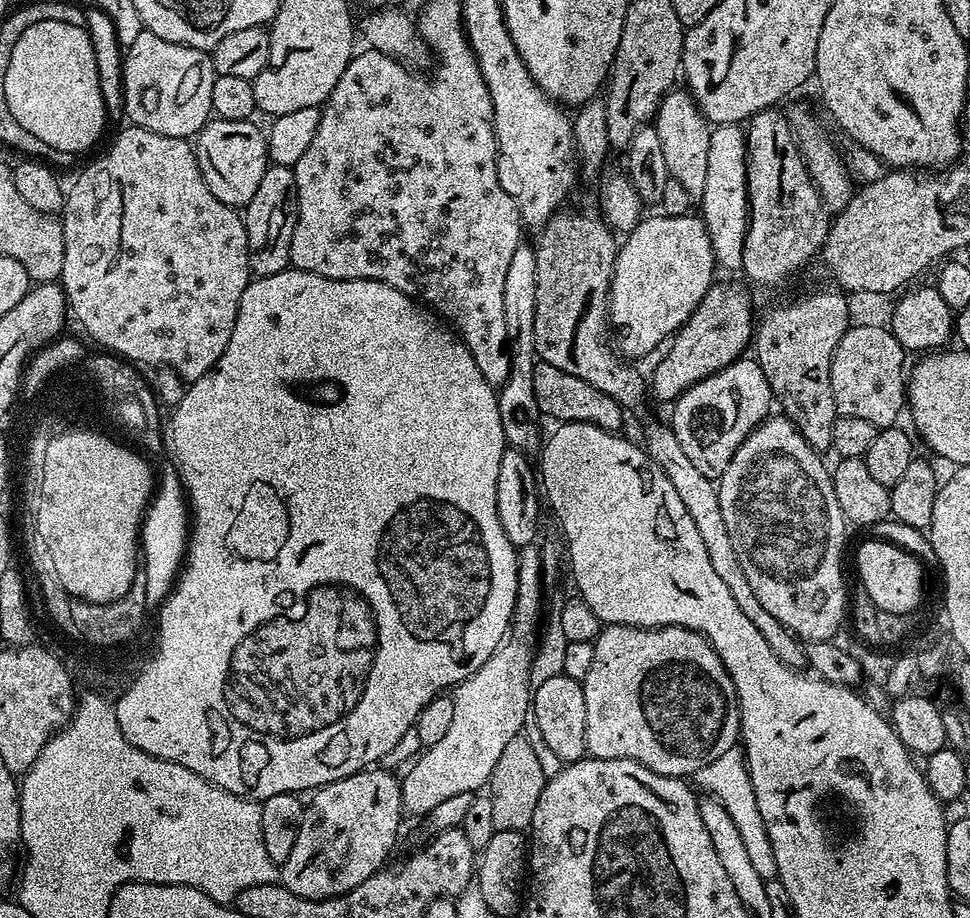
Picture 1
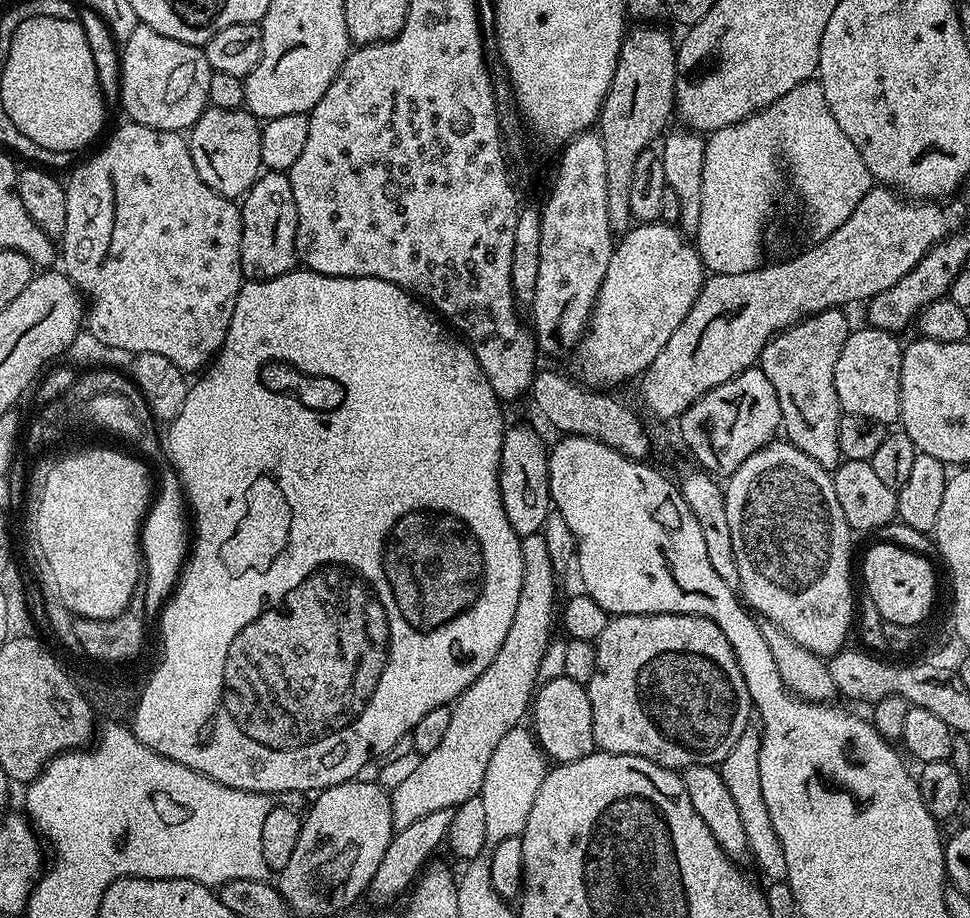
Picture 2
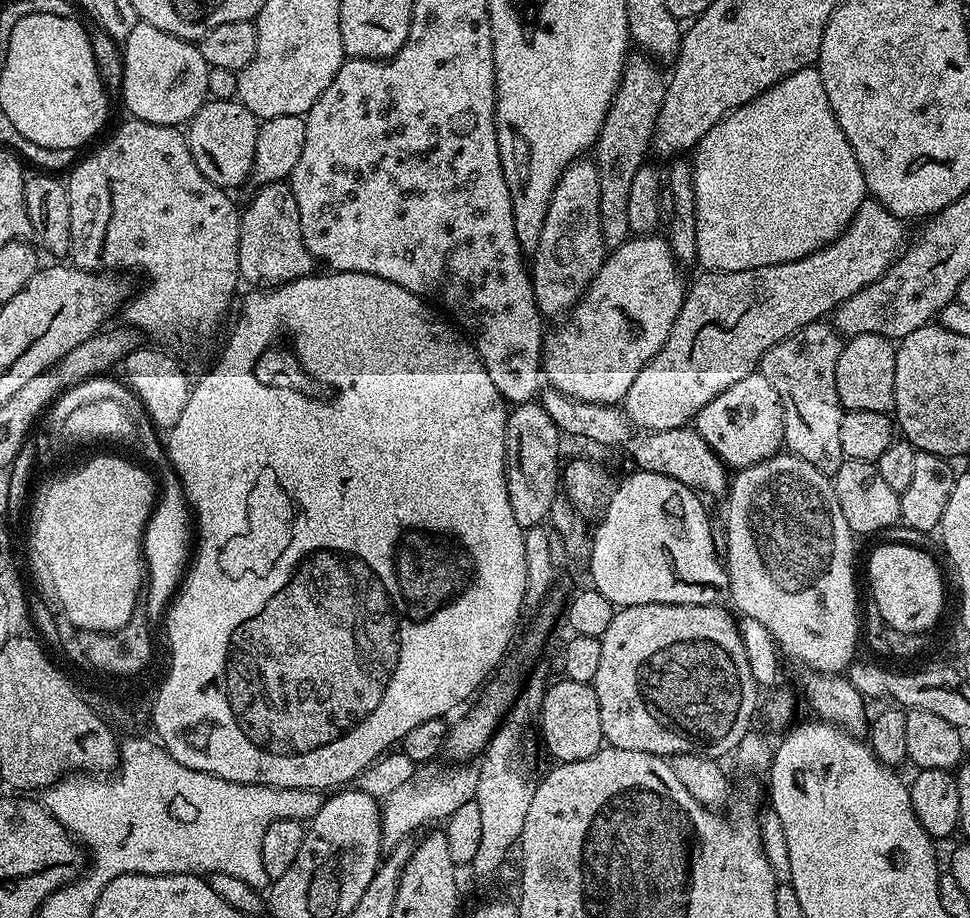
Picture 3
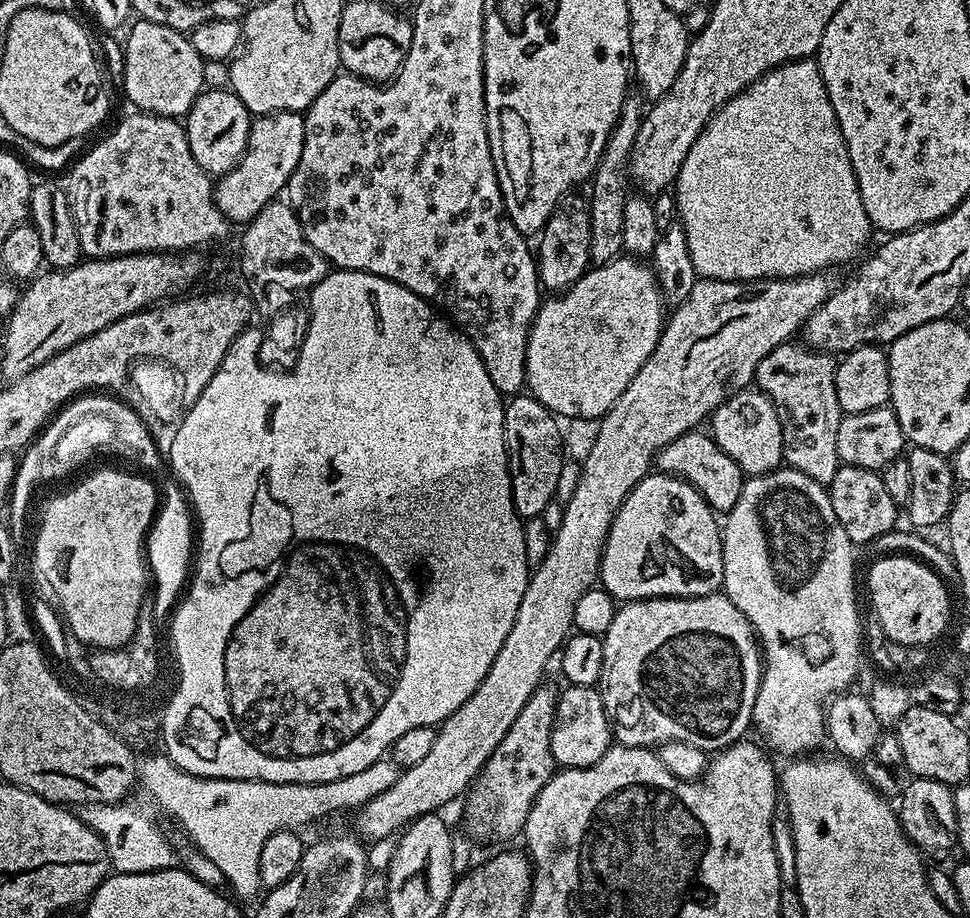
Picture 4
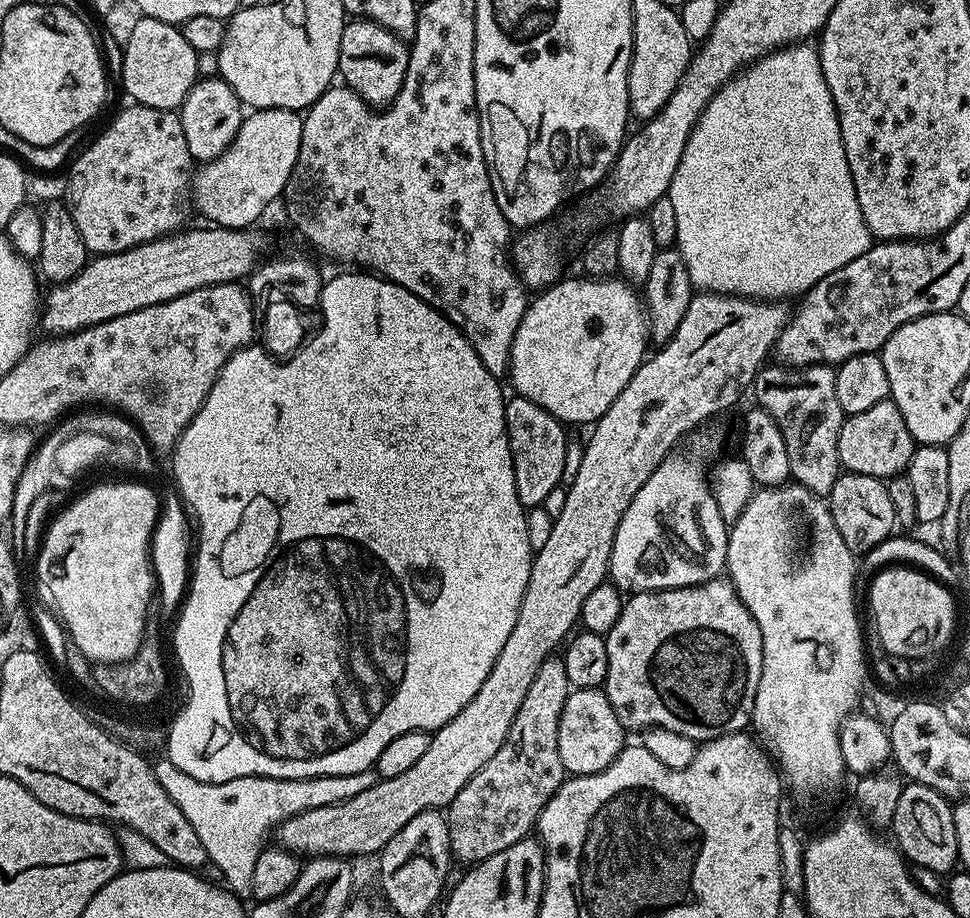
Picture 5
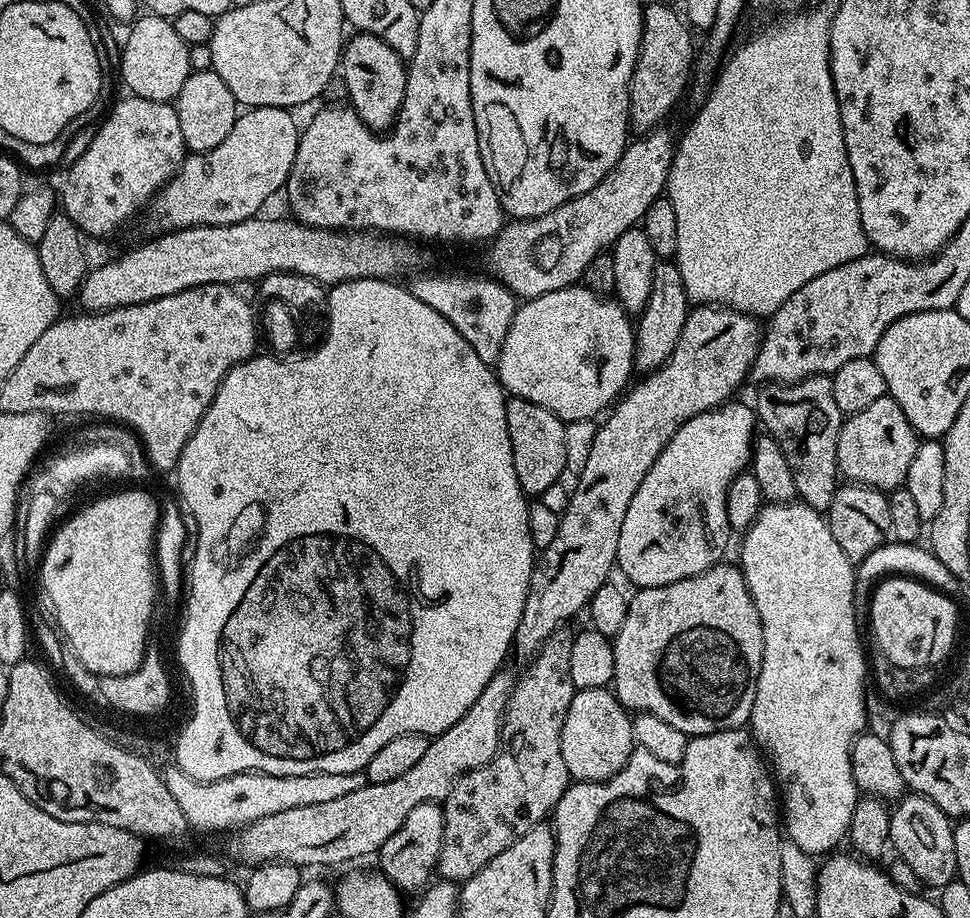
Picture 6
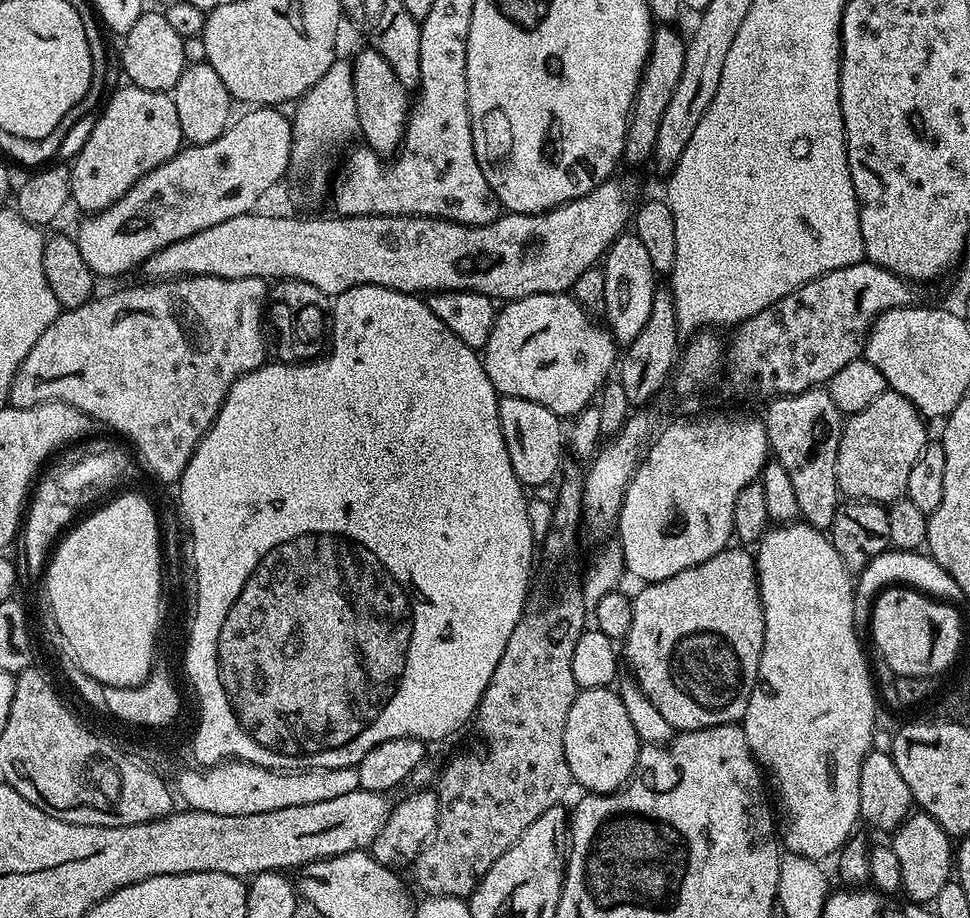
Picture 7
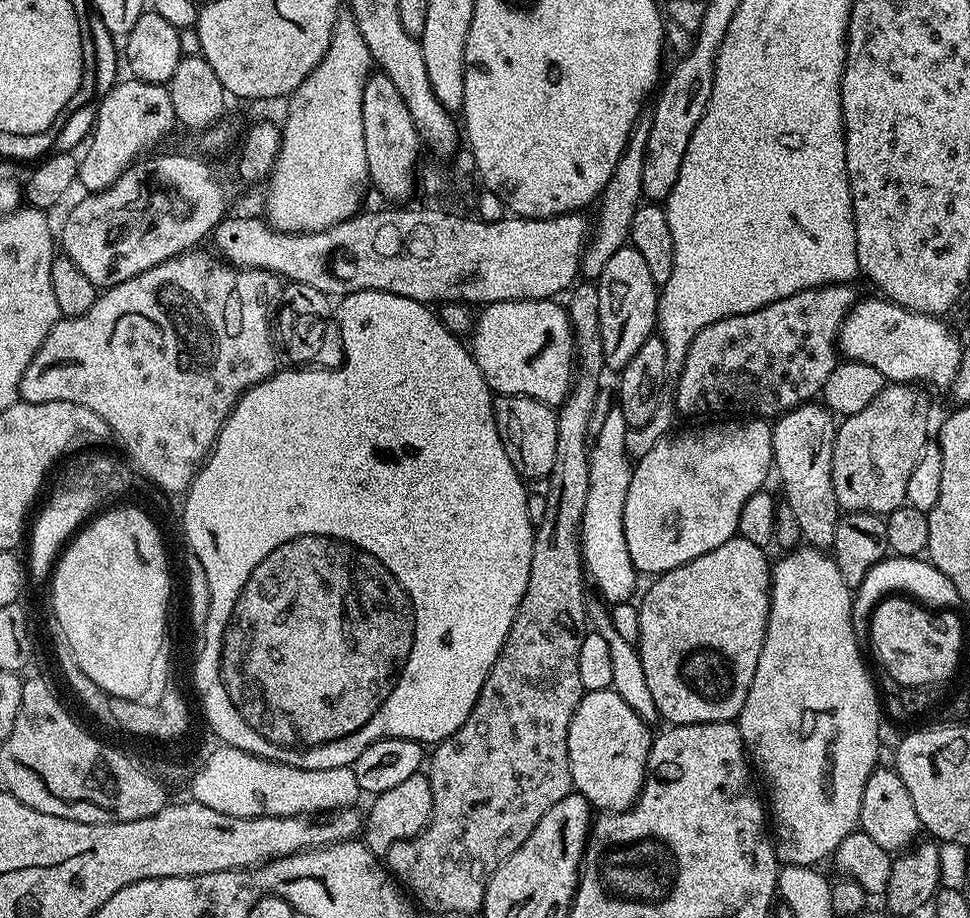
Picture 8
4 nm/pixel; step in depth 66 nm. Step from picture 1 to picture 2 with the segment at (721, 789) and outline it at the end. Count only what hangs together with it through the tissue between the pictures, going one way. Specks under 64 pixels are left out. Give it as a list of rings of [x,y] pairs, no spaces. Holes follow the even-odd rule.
[[[750,726],[734,742],[730,754],[721,760],[718,769],[722,781],[729,787],[730,795],[738,806],[738,815],[742,818],[742,830],[746,830],[746,842],[751,859],[756,859],[760,872],[768,882],[787,881],[786,854],[782,854],[782,842],[778,842],[778,834],[774,834],[774,822],[770,822],[770,810],[766,810],[766,798],[762,798],[762,782],[758,774],[758,758],[760,757],[761,729]]]

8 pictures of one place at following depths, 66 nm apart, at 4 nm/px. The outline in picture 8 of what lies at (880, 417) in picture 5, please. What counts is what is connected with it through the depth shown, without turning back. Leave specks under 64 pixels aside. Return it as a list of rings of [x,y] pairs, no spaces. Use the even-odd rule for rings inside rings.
[[[888,382],[866,410],[839,421],[832,477],[834,494],[844,512],[872,512],[887,517],[889,512],[905,507],[910,473],[918,463],[922,446],[930,439],[927,394],[916,384]]]

